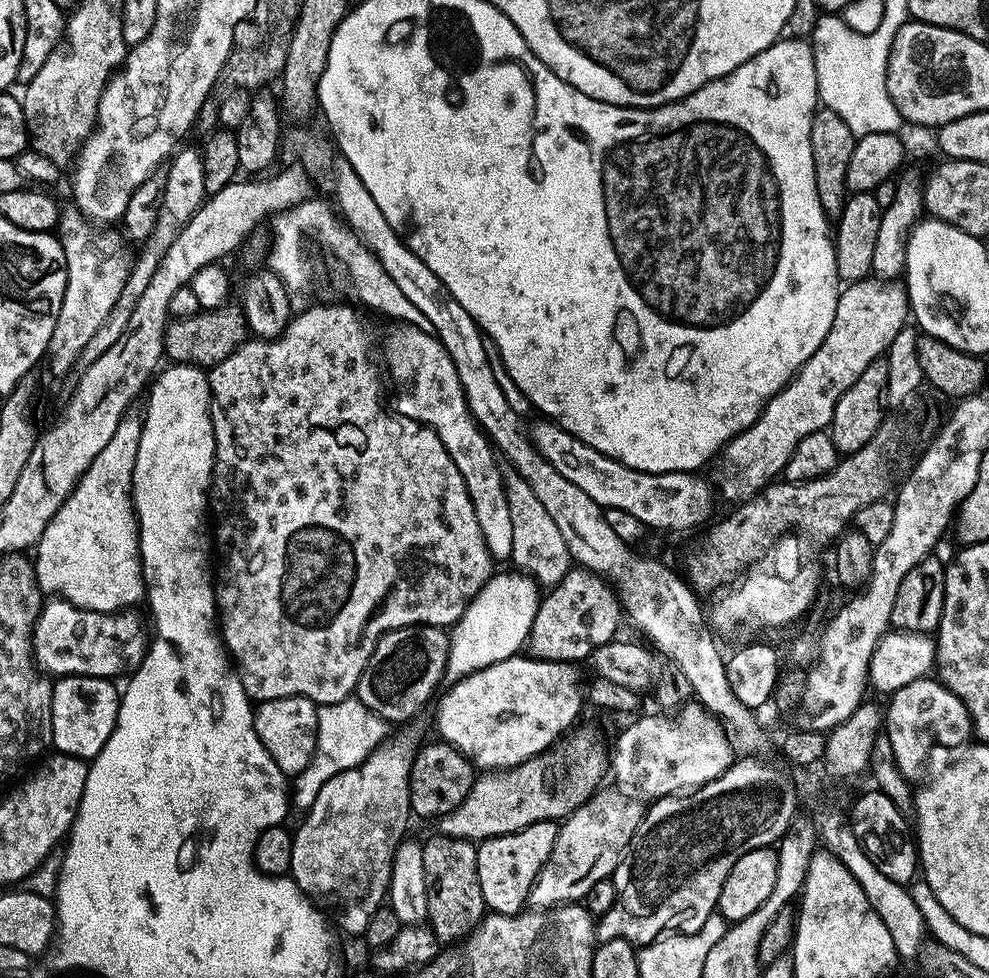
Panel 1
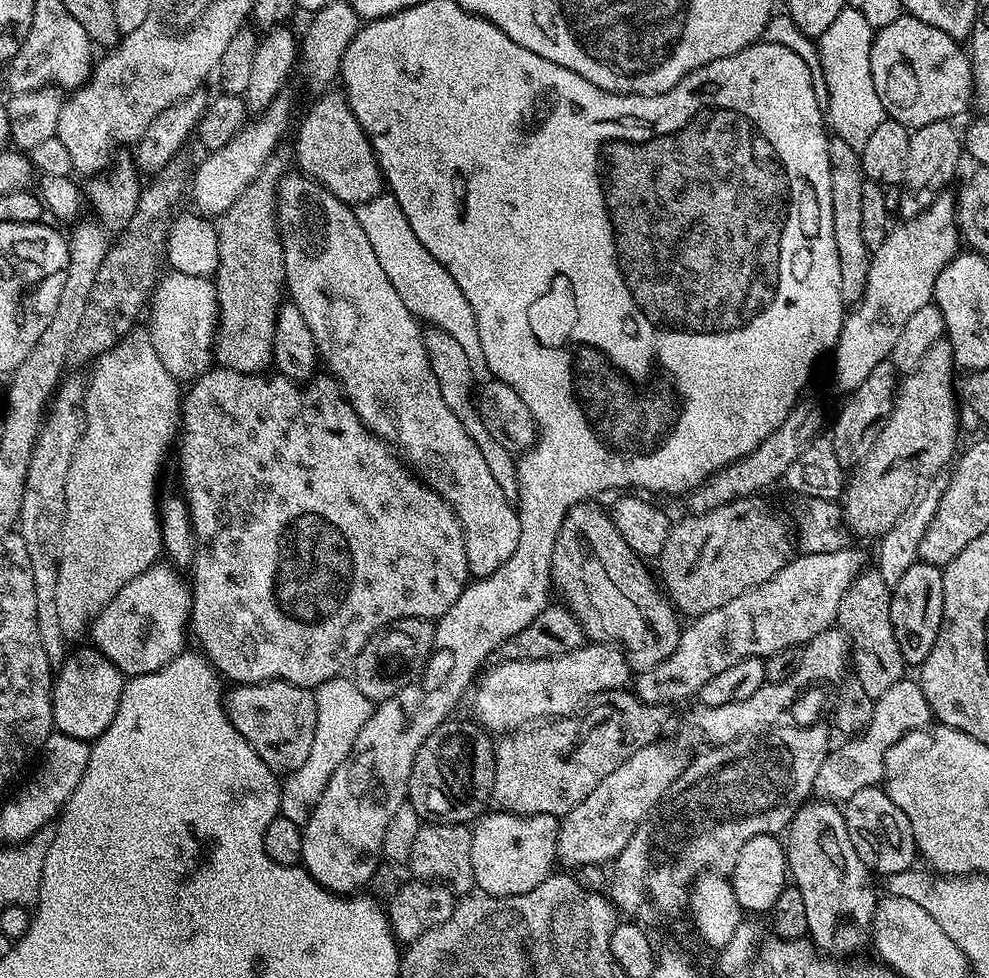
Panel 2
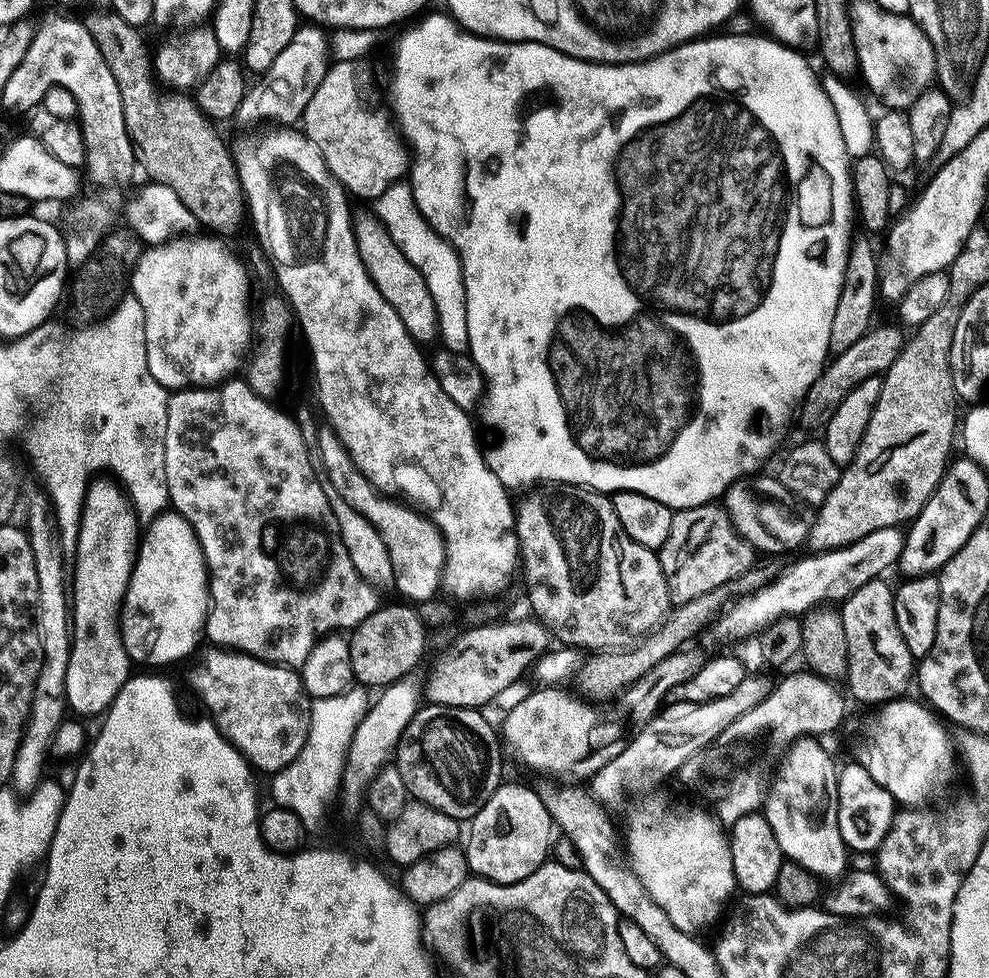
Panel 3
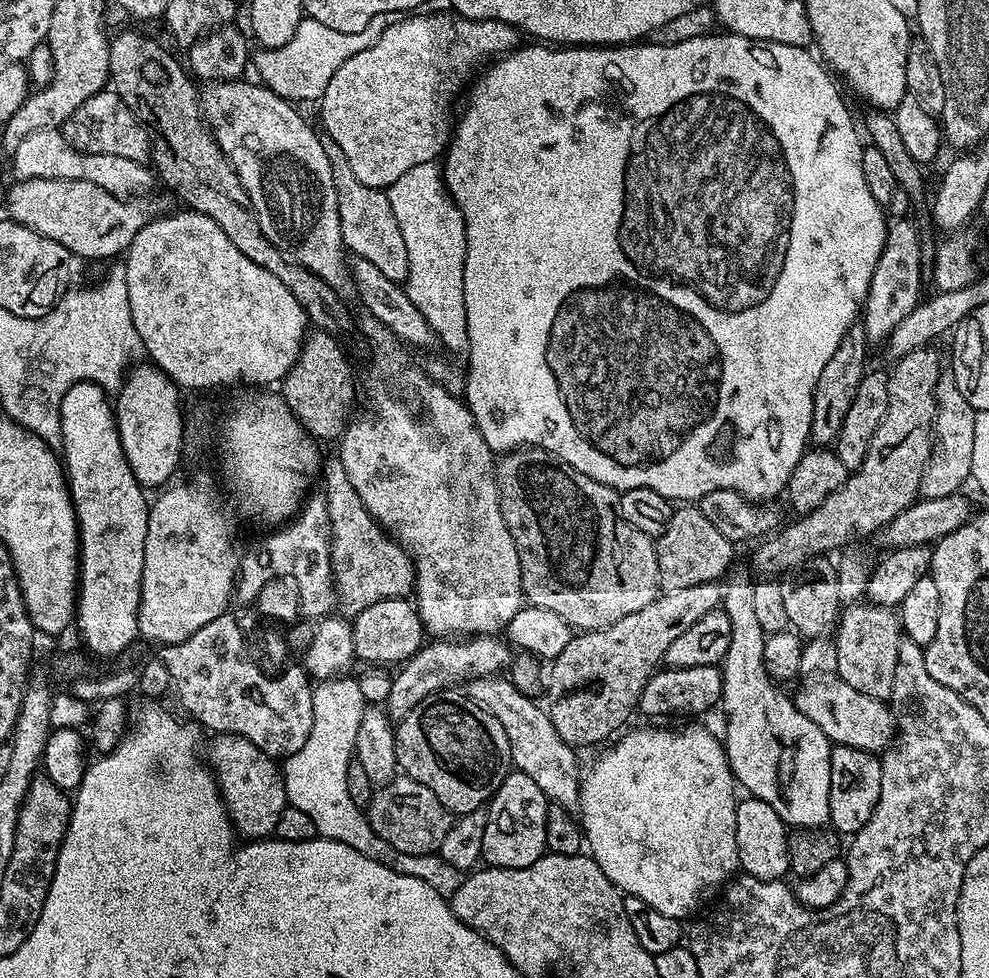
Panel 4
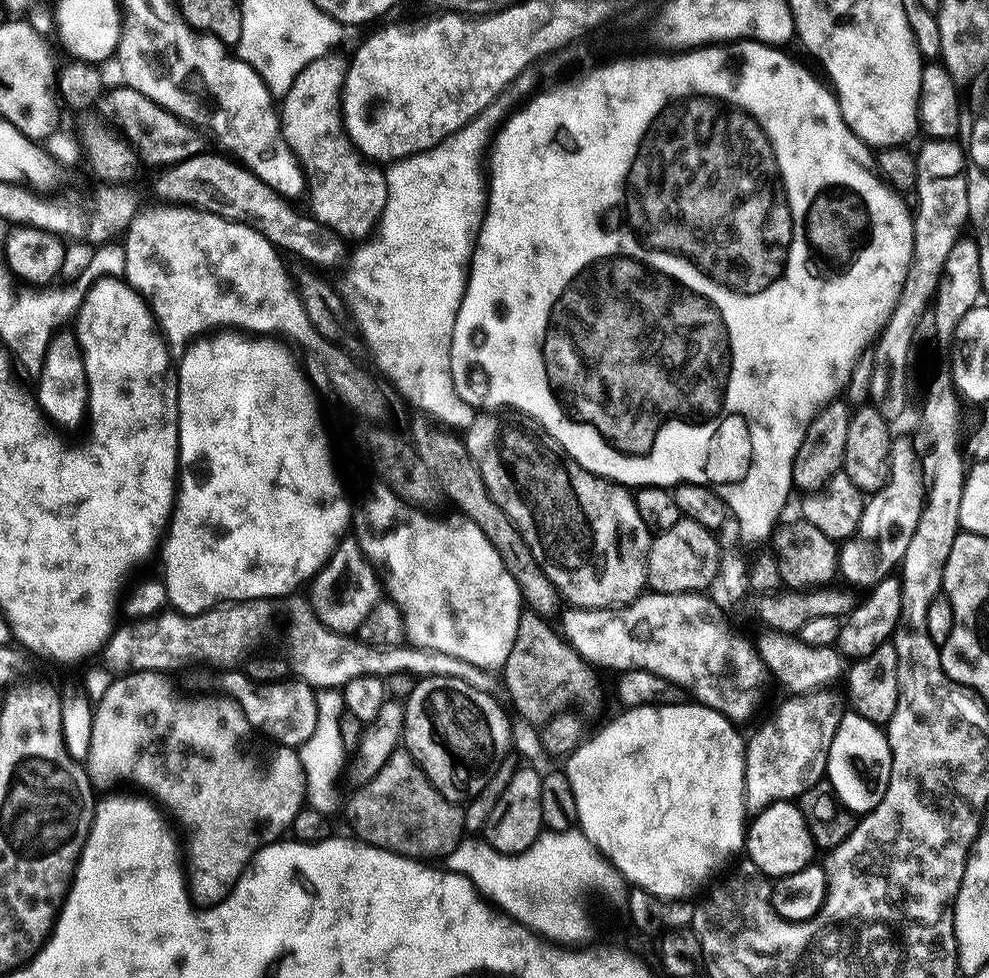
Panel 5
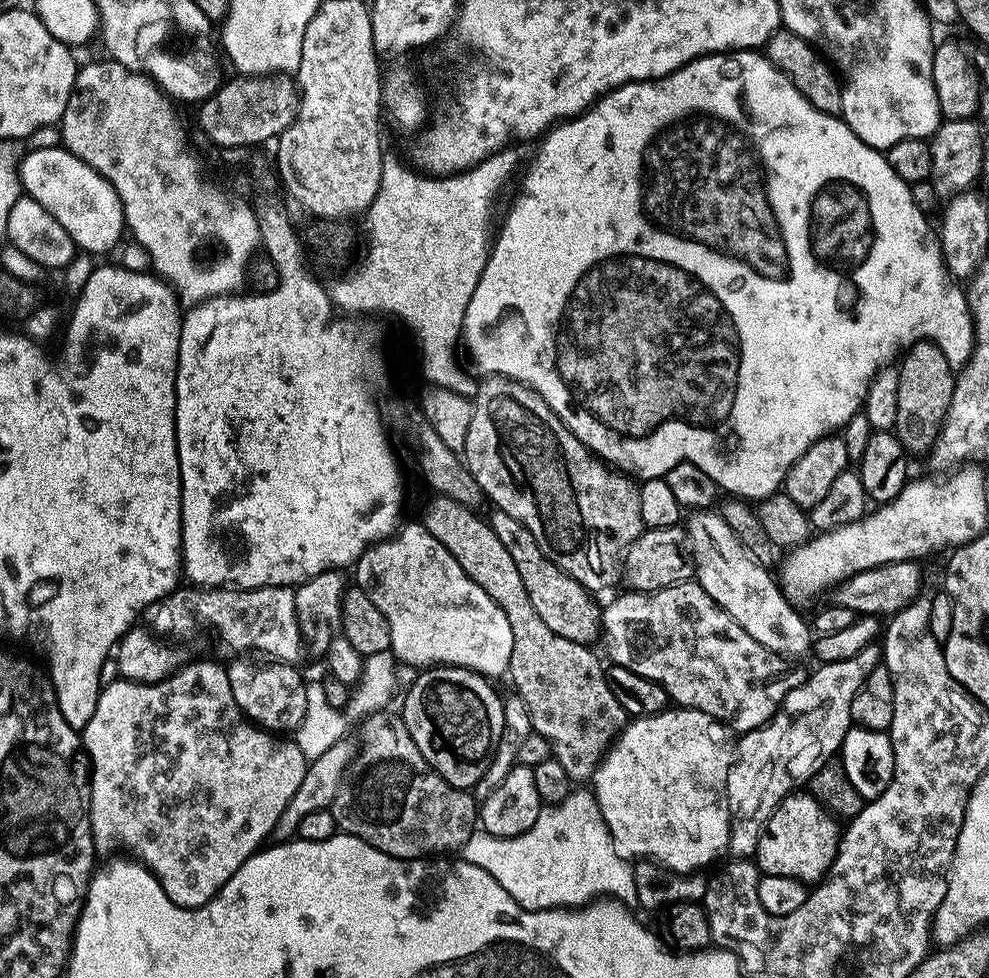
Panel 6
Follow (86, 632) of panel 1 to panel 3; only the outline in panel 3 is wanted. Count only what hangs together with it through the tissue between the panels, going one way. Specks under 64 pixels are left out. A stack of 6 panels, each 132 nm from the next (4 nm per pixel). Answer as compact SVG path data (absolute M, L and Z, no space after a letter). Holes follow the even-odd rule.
M165 510L149 524L152 525L149 528L147 525L143 533L142 543L136 553L136 565L126 590L120 632L124 636L129 661L136 663L137 660L140 664L172 664L183 656L191 657L197 651L196 643L200 636L202 640L210 607L210 575L203 547L189 517L175 510Z

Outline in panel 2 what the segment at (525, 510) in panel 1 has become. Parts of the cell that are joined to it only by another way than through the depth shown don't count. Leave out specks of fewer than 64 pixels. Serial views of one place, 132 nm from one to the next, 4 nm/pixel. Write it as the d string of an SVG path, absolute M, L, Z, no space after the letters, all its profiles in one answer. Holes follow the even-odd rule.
M425 335L423 342L428 350L428 361L434 370L434 378L438 378L442 399L446 402L446 406L452 408L454 418L458 418L462 422L462 430L466 430L466 434L470 434L470 438L474 438L478 450L482 450L482 459L490 469L490 474L494 474L494 482L498 482L498 486L502 486L502 494L506 494L508 500L515 501L518 496L518 482L516 481L516 460L513 453L502 442L498 442L498 438L494 438L490 434L490 430L486 430L486 422L482 422L480 417L477 397L474 396L468 400L468 385L474 382L470 360L463 353L462 346L458 346L458 342L454 342L452 336L435 335Z

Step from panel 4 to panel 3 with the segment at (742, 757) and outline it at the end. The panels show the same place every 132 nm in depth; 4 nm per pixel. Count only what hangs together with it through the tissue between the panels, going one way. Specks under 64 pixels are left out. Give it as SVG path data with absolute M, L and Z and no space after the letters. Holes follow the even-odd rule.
M801 738L788 746L775 769L762 814L770 822L770 830L774 830L774 838L778 838L780 851L789 861L801 864L821 878L839 878L849 867L850 850L844 845L842 830L838 830L838 764L819 742L816 738Z

